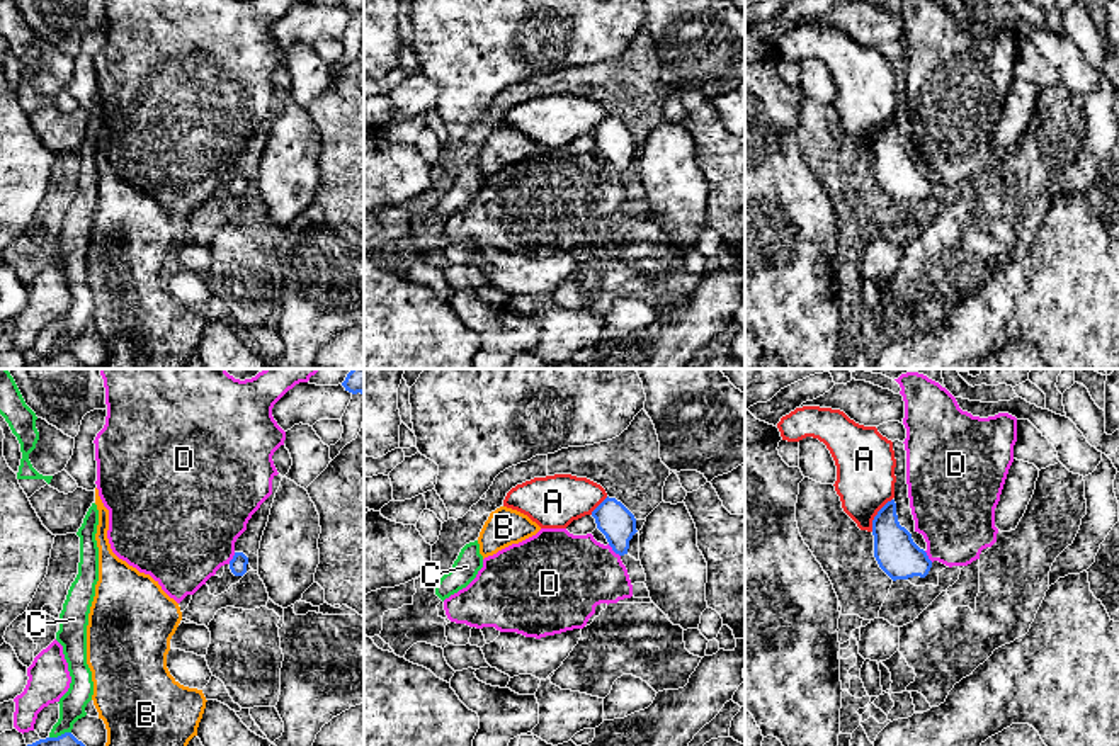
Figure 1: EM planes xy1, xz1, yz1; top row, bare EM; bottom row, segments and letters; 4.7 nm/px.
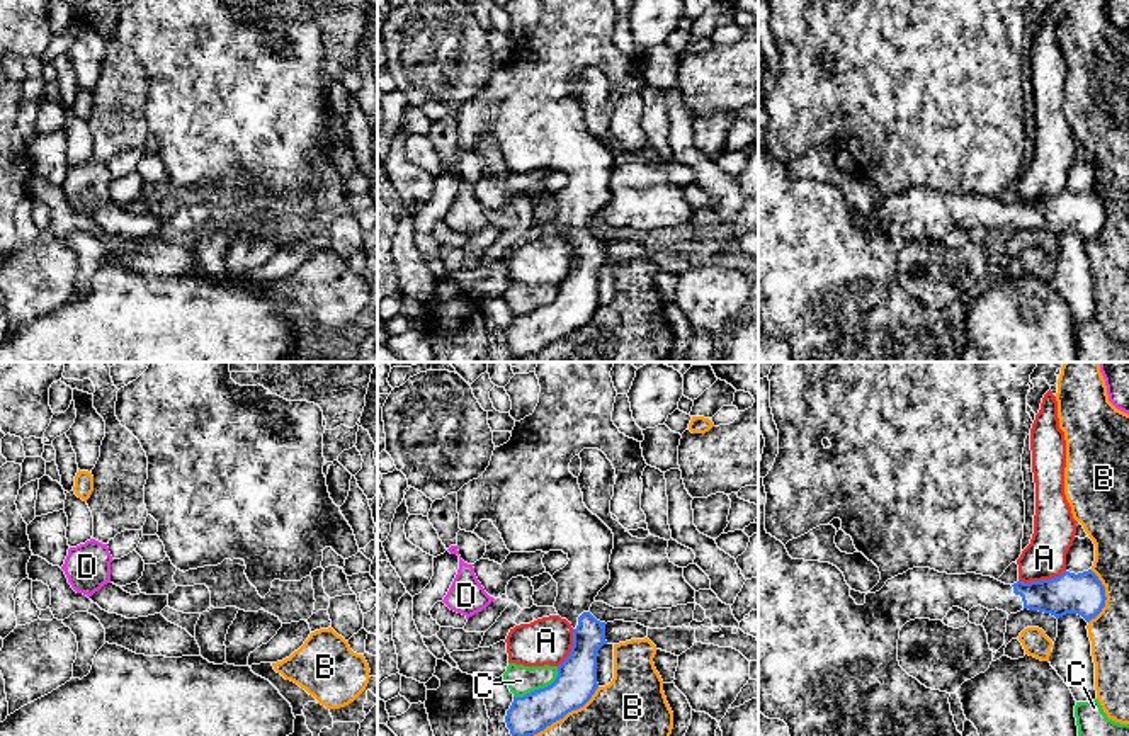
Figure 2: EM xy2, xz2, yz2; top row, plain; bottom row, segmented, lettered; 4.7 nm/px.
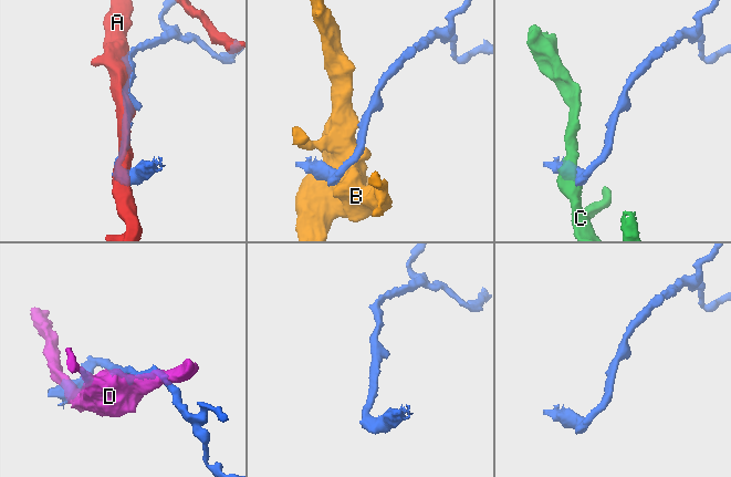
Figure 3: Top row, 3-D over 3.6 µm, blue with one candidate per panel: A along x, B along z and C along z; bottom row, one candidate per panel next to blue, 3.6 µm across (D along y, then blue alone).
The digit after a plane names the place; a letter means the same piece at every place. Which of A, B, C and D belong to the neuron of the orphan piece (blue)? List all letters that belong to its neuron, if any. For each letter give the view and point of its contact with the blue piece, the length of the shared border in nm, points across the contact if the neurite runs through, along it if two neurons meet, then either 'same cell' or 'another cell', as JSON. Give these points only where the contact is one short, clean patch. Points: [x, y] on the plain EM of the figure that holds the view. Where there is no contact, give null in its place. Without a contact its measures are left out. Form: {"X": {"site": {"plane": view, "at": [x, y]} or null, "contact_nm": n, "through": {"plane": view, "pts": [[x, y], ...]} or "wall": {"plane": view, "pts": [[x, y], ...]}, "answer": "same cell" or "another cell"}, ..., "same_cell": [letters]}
{"A": {"site": {"plane": "yz2", "at": [1043, 199]}, "contact_nm": 240, "answer": "another cell"}, "B": {"site": {"plane": "yz2", "at": [1106, 216]}, "contact_nm": 260, "answer": "another cell"}, "C": {"site": {"plane": "xz2", "at": [539, 308]}, "contact_nm": 260, "wall": {"plane": "xz2", "pts": [[558, 286], [558, 294], [550, 303], [514, 317]]}, "answer": "another cell"}, "D": {"site": {"plane": "xz1", "at": [614, 170]}, "contact_nm": 90, "wall": {"plane": "xz1", "pts": [[607, 163], [619, 175]]}, "answer": "another cell"}, "same_cell": []}

